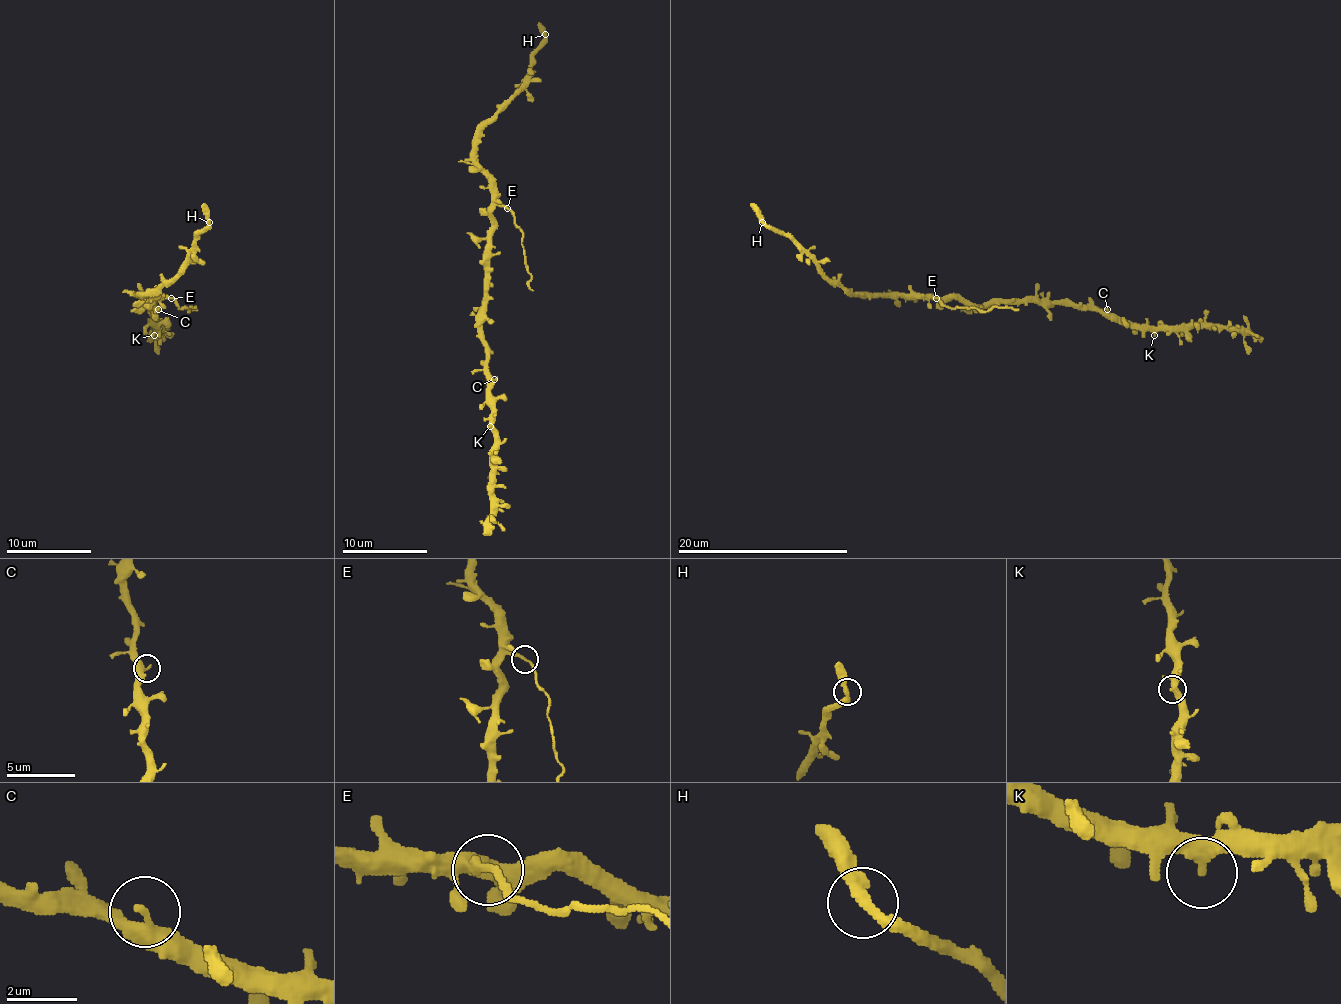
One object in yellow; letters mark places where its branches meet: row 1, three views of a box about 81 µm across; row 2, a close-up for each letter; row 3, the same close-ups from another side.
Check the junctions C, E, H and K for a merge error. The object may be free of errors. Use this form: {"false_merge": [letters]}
{"false_merge": ["E"]}

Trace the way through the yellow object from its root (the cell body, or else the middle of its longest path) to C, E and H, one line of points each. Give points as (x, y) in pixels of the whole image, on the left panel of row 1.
C: (152, 305), (147, 301), (145, 303), (154, 312), (158, 309)
E: (152, 305), (156, 299), (171, 299)
H: (152, 305), (156, 299), (141, 295), (152, 295), (179, 271), (192, 252), (196, 235), (209, 222)

